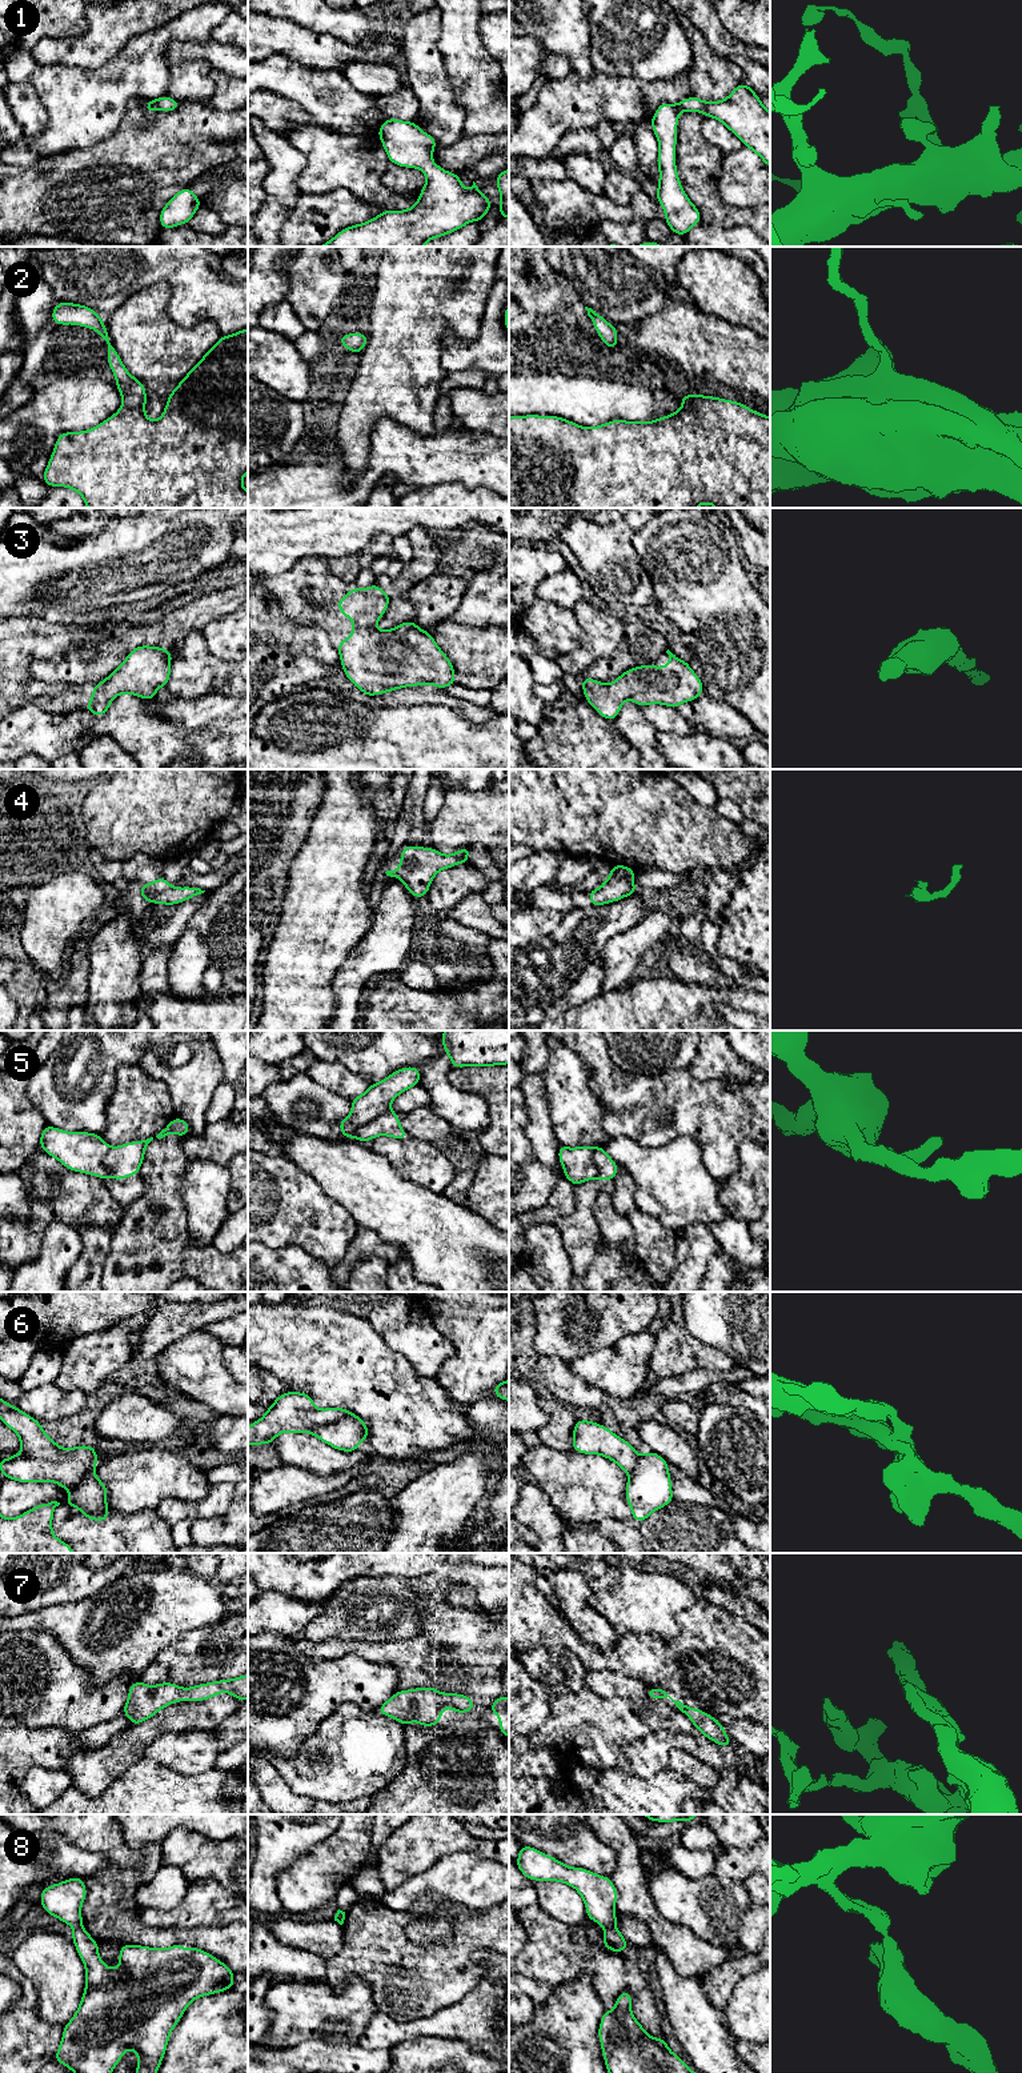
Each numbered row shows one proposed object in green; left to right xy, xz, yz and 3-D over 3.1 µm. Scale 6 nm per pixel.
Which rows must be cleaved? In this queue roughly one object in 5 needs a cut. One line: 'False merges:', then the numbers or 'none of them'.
False merges: 5, 6, 8

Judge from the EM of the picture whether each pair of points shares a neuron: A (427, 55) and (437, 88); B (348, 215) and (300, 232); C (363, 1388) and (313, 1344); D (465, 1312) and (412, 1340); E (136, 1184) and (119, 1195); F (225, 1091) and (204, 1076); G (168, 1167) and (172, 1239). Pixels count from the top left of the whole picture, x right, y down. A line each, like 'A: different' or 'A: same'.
A: same
B: same
C: same
D: different
E: same
F: different
G: same

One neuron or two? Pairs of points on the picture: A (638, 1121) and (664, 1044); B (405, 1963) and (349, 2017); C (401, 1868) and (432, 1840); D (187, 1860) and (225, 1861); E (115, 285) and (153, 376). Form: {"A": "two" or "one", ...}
{"A": "two", "B": "two", "C": "one", "D": "one", "E": "two"}

